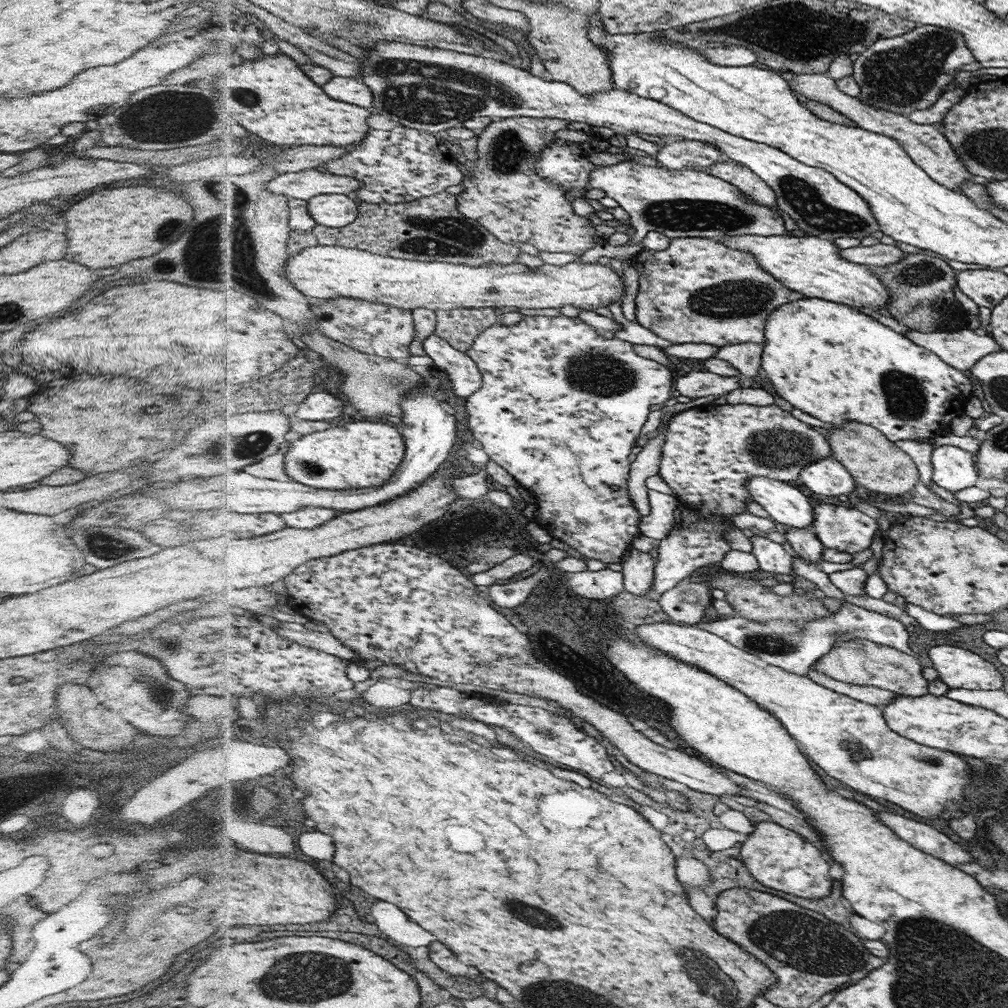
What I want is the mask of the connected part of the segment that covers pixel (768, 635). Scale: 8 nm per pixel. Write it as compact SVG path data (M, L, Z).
M843 603L843 606L835 613L830 613L828 617L816 617L804 623L798 621L788 621L786 619L776 619L770 621L751 621L744 617L718 618L717 621L704 621L700 624L702 629L721 636L730 644L738 648L745 649L746 652L754 653L754 656L761 657L767 664L785 669L797 675L808 676L812 666L824 655L837 646L840 642L848 640L870 640L876 644L888 646L910 652L911 656L918 656L907 642L909 638L906 625L890 616L886 616L870 609L859 608L852 603Z

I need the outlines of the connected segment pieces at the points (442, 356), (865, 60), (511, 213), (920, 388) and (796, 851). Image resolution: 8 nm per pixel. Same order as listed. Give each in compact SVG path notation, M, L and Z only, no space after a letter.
M434 332L425 340L424 348L434 363L449 374L458 397L468 400L482 385L482 374L476 363L467 352L454 348L446 337Z
M916 26L914 32L880 40L860 53L853 62L852 76L860 85L860 101L908 117L914 110L932 106L962 65L976 60L960 32L942 26Z
M530 117L492 121L478 133L477 159L468 163L470 175L462 183L465 191L458 195L460 210L506 244L532 244L539 251L566 252L574 256L594 248L600 242L596 238L602 236L596 236L588 216L574 214L572 204L566 200L569 189L541 177L536 171L548 140L554 140L550 134L568 128L569 123Z
M805 297L796 302L783 304L769 316L765 326L765 342L763 343L761 362L761 370L766 372L766 378L768 378L772 386L774 386L776 394L792 404L794 408L800 409L802 412L832 425L859 423L872 426L885 433L889 440L894 443L898 443L900 440L914 440L927 443L928 438L936 438L936 436L946 436L950 434L950 432L946 432L946 430L951 430L948 422L952 422L954 418L964 417L962 408L954 408L952 404L954 404L954 402L960 402L964 396L970 398L970 396L974 394L972 388L975 388L975 386L972 386L970 378L968 378L961 369L954 368L953 365L943 361L937 353L922 347L922 345L914 344L914 341L911 341L909 337L906 337L902 333L895 332L873 317L862 313L858 308L812 297Z
M774 821L754 822L754 832L748 834L742 842L740 857L747 871L763 886L812 900L825 898L832 892L834 879L830 874L831 867L818 848L797 832L788 830Z

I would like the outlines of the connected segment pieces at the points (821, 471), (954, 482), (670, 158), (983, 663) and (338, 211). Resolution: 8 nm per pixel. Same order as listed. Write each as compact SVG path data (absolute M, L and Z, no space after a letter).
M829 457L806 467L801 472L800 483L821 499L852 494L856 481L840 461Z
M940 446L932 452L932 480L948 492L974 487L980 478L972 454L956 446Z
M686 139L668 140L654 156L658 167L674 171L682 171L694 166L712 166L723 157L722 151L712 143Z
M944 643L930 648L928 654L932 667L948 688L996 690L1004 684L994 664L968 649Z
M321 194L309 200L312 216L324 226L344 228L354 224L361 215L361 204L347 194Z

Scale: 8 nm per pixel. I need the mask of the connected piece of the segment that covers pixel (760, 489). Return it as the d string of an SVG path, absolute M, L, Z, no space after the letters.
M754 476L748 489L753 501L763 506L782 529L808 529L814 525L814 508L798 488L768 476Z

